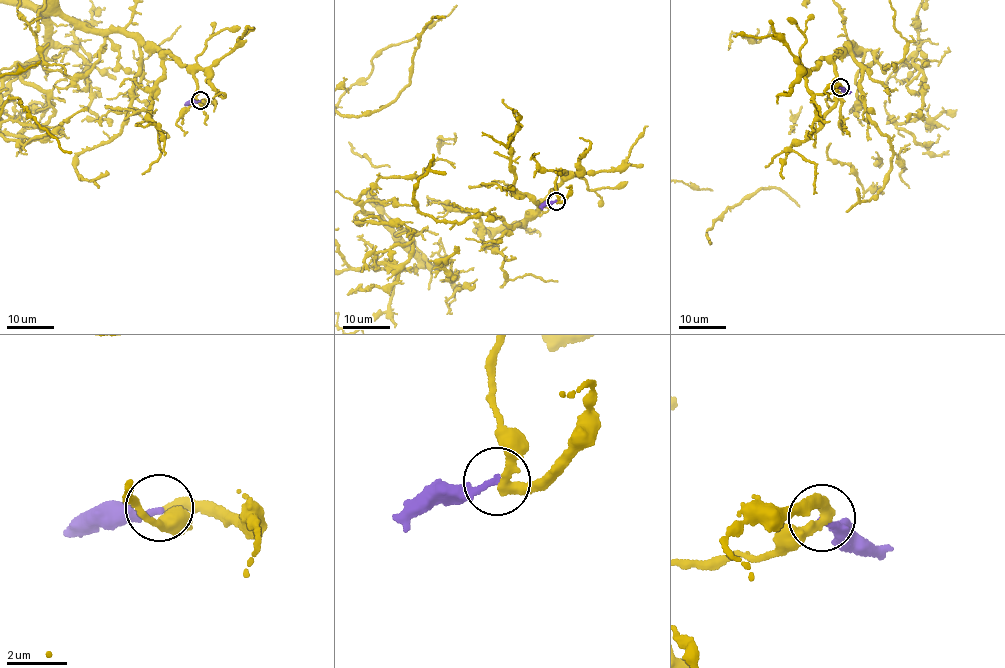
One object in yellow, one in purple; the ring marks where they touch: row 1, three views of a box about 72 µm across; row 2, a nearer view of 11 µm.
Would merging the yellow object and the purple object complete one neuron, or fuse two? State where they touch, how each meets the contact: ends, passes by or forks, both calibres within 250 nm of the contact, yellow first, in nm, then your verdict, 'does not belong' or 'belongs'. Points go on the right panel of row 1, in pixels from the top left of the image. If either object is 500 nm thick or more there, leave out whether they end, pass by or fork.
at (840, 87); yellow passes by; purple ends there; 320 nm thick on the yellow side, 220 nm on the other; does not belong

